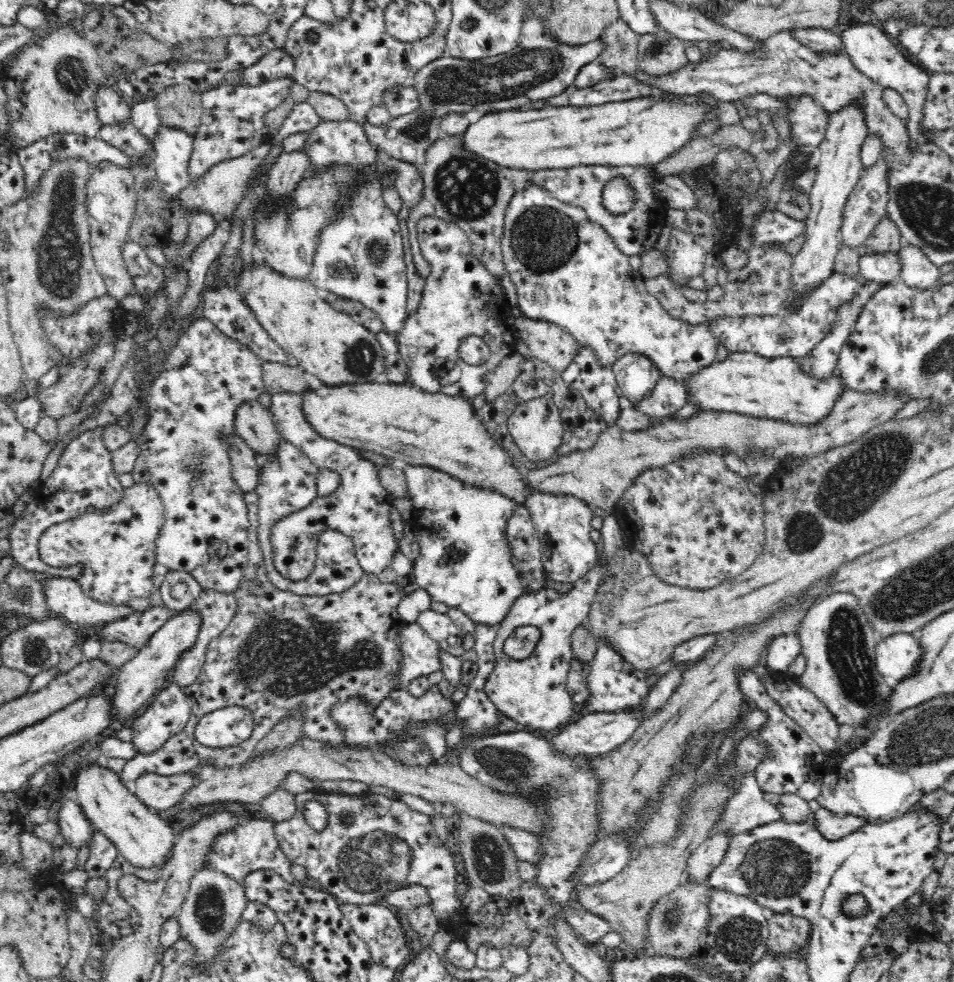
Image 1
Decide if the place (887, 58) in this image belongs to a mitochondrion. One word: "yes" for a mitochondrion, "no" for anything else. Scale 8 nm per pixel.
no

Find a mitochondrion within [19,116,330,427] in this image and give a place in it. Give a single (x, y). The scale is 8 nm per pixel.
(59, 253)

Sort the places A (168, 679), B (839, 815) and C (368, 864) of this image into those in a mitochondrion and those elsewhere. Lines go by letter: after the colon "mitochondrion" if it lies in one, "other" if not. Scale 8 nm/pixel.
A: other
B: other
C: mitochondrion

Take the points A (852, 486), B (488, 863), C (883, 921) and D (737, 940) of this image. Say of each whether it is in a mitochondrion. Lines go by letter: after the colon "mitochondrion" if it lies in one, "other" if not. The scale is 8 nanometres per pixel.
A: mitochondrion
B: mitochondrion
C: other
D: mitochondrion

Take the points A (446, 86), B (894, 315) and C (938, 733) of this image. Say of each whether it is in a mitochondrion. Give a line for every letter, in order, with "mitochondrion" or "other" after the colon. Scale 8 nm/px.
A: mitochondrion
B: other
C: mitochondrion

